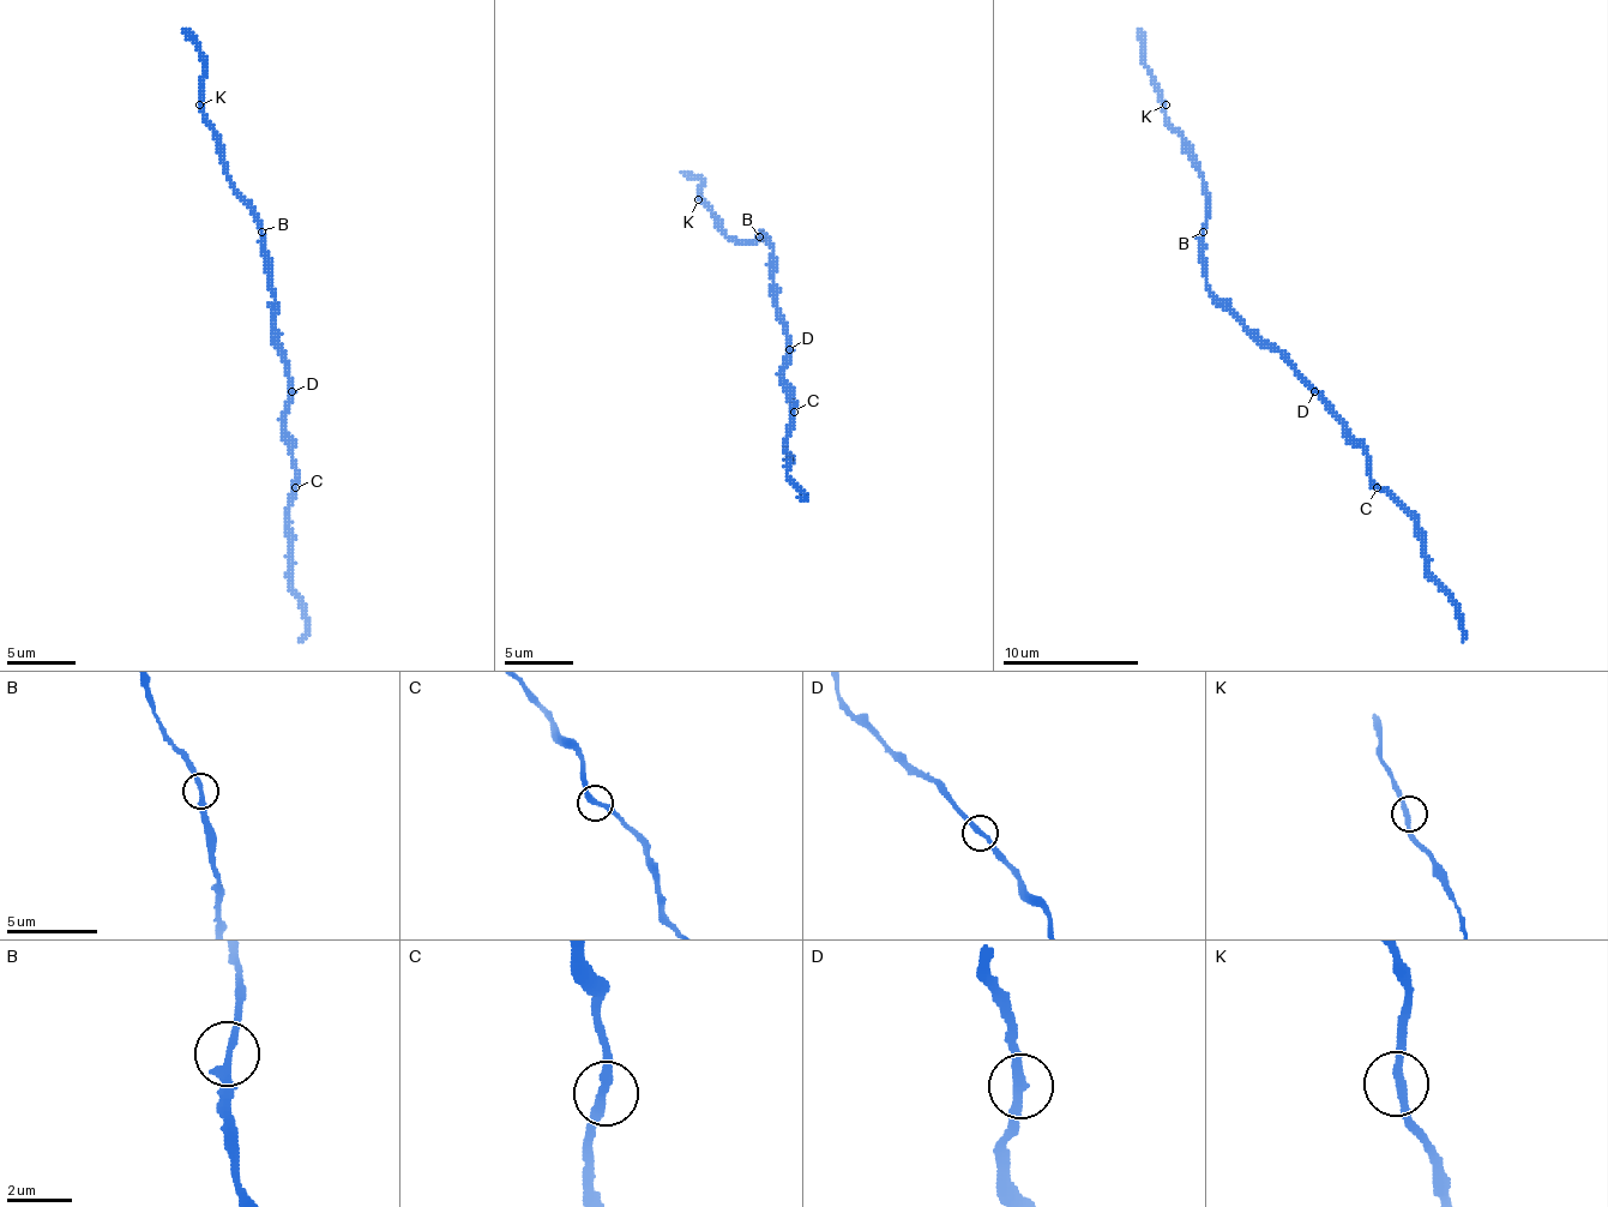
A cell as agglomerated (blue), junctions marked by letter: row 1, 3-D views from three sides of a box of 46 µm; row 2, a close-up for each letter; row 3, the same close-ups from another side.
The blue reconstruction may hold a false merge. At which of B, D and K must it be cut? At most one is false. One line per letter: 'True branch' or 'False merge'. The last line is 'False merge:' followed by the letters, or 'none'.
B: True branch
D: True branch
K: True branch
False merge: none

